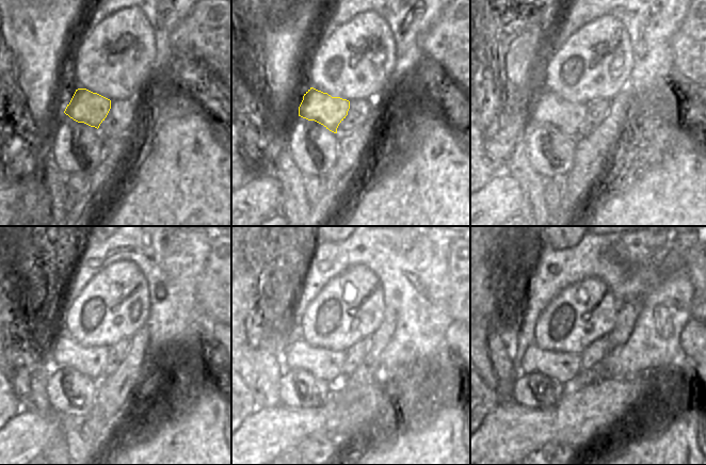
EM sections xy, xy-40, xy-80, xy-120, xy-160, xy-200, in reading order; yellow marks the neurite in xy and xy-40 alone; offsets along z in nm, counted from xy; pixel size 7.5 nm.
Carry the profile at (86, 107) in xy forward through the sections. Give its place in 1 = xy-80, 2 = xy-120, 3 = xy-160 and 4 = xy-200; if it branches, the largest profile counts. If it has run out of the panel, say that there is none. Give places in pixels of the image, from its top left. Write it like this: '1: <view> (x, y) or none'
1: xy-80 (547, 107)
2: xy-120 (64, 352)
3: xy-160 (326, 365)
4: xy-200 (562, 367)

